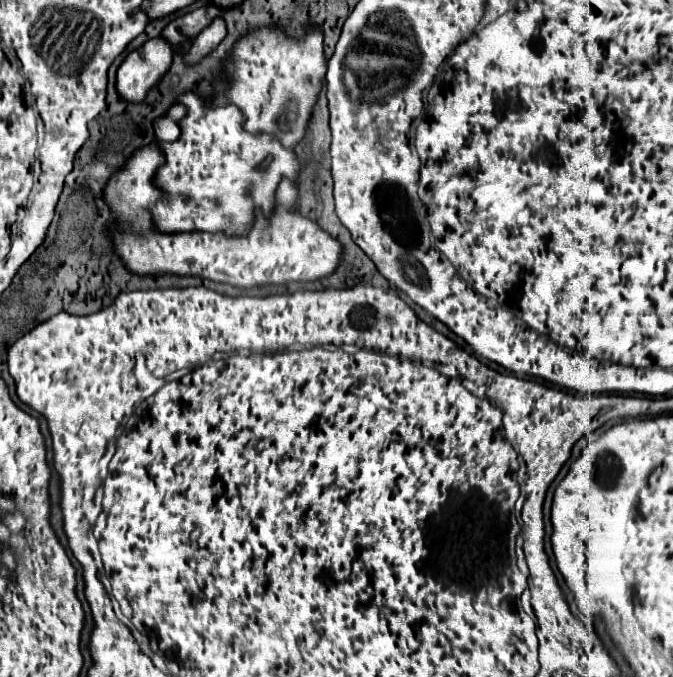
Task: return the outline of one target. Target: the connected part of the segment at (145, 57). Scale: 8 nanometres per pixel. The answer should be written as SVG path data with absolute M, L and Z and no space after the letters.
M152 38L130 52L118 68L116 88L126 100L144 100L148 90L160 82L172 64L172 44L164 38Z

